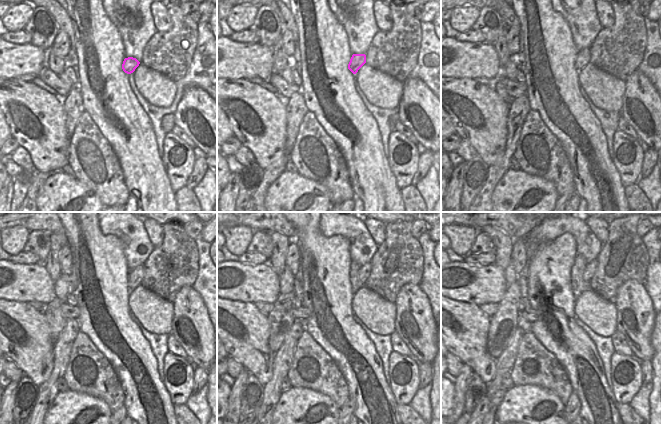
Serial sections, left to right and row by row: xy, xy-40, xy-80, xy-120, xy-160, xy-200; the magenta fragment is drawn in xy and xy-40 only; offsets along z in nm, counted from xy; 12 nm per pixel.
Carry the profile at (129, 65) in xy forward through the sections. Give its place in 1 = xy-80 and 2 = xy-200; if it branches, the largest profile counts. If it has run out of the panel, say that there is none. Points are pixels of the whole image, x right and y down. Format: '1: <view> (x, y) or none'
1: xy-80 (583, 56)
2: xy-200 (590, 270)

